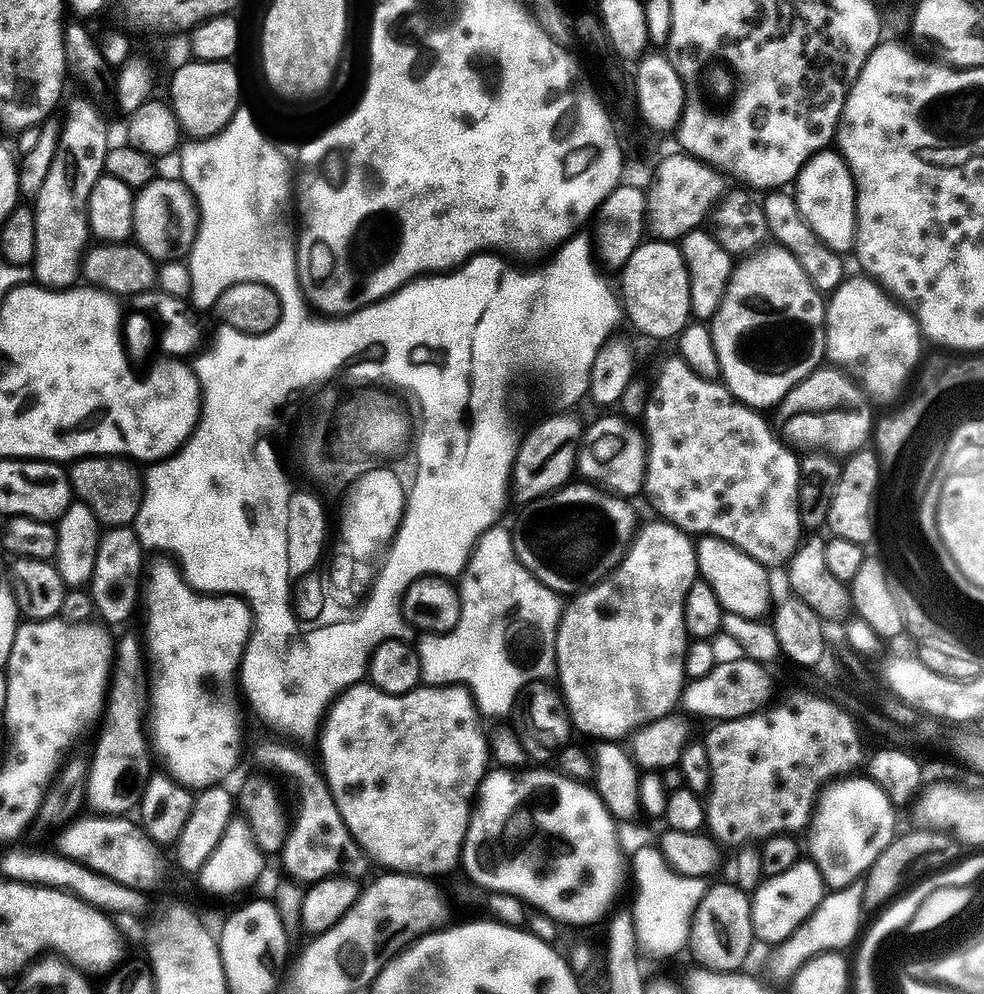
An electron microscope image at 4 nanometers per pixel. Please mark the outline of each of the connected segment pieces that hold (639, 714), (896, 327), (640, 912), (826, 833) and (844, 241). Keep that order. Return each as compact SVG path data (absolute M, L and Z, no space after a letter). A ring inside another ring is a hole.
M655 522L639 529L638 538L633 539L632 547L621 560L616 571L603 577L599 582L593 583L587 590L581 591L575 597L573 604L569 603L564 610L564 617L560 619L560 630L565 637L572 636L568 644L573 648L573 652L556 653L556 676L559 691L564 698L564 705L568 708L568 717L572 719L572 727L577 733L581 732L584 736L589 736L592 742L624 742L639 731L640 728L671 715L675 711L675 704L681 701L682 689L686 684L684 675L684 656L688 652L690 637L684 629L684 602L688 597L688 591L698 582L698 562L696 561L696 545L693 537L681 528L667 522ZM652 572L656 572L656 588L652 588Z
M863 275L845 279L844 283L831 293L826 304L828 323L826 325L826 356L835 367L851 374L858 381L865 397L869 401L877 400L888 404L908 384L912 371L922 364L920 351L926 348L922 339L920 323L903 304L892 299L875 280Z
M649 846L647 848L637 848L635 851L631 853L630 856L630 872L634 877L634 884L636 880L636 905L632 908L632 914L630 913L630 921L632 924L632 931L636 933L637 946L641 953L646 954L649 952L652 956L657 956L658 959L664 960L667 956L676 956L680 951L685 951L687 936L689 934L689 930L692 928L692 915L696 912L698 906L702 902L702 898L704 895L708 893L709 885L705 883L705 881L699 880L698 878L686 878L682 874L678 874L674 870L670 870L670 866L663 858L660 857L659 847Z
M841 778L827 785L819 793L806 829L807 859L818 866L825 889L833 892L861 883L869 870L881 863L880 855L890 848L890 844L876 839L896 824L893 797L871 778L856 779L860 778Z
M836 150L815 152L800 171L794 185L794 195L802 218L818 234L818 238L830 250L841 254L851 253L856 246L856 183L848 163Z

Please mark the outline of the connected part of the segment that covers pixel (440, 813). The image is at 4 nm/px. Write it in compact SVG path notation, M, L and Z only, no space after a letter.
M361 682L355 688L342 693L340 699L328 709L318 740L319 743L324 743L320 748L320 756L324 759L322 775L328 781L328 790L332 792L331 803L338 806L342 822L348 828L348 835L352 837L355 847L360 847L380 870L387 870L392 874L441 878L440 876L446 875L447 872L452 872L455 868L457 871L461 867L460 852L464 849L464 839L468 833L468 821L476 793L490 771L490 740L487 735L484 737L479 719L481 720L481 717L478 715L475 700L467 691L456 686L421 686L405 696L391 696L379 692L371 683Z

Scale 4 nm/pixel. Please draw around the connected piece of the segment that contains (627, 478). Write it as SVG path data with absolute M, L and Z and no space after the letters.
M604 414L601 420L587 425L580 448L580 472L585 481L599 486L614 496L633 498L644 492L644 472L648 468L648 450L646 436L635 423L629 422L623 415Z

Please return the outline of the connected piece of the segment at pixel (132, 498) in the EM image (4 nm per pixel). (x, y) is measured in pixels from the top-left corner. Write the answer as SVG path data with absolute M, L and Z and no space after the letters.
M90 456L75 461L70 468L72 495L81 504L85 504L96 515L105 529L126 528L136 523L136 515L142 499L142 476L136 473L137 465L124 458L109 458L106 456Z

